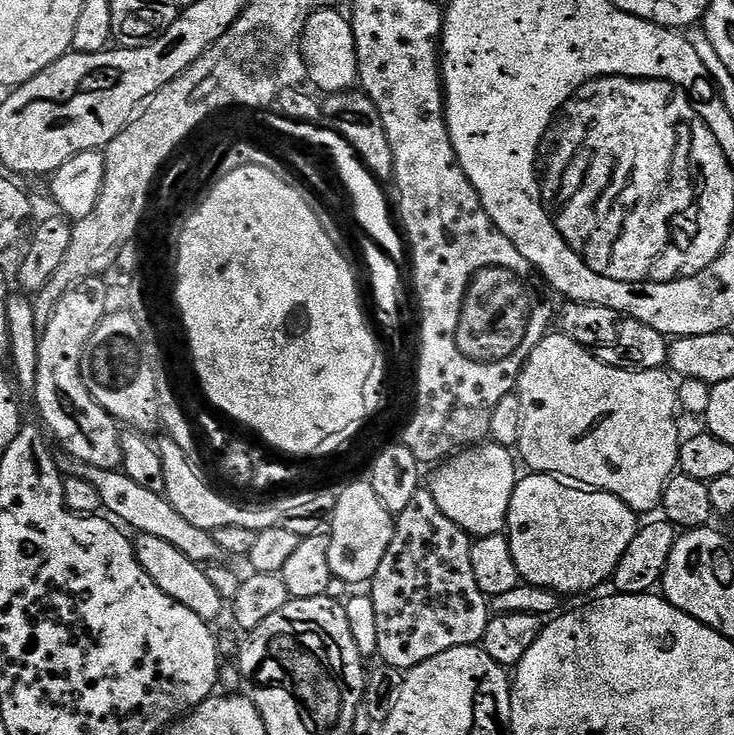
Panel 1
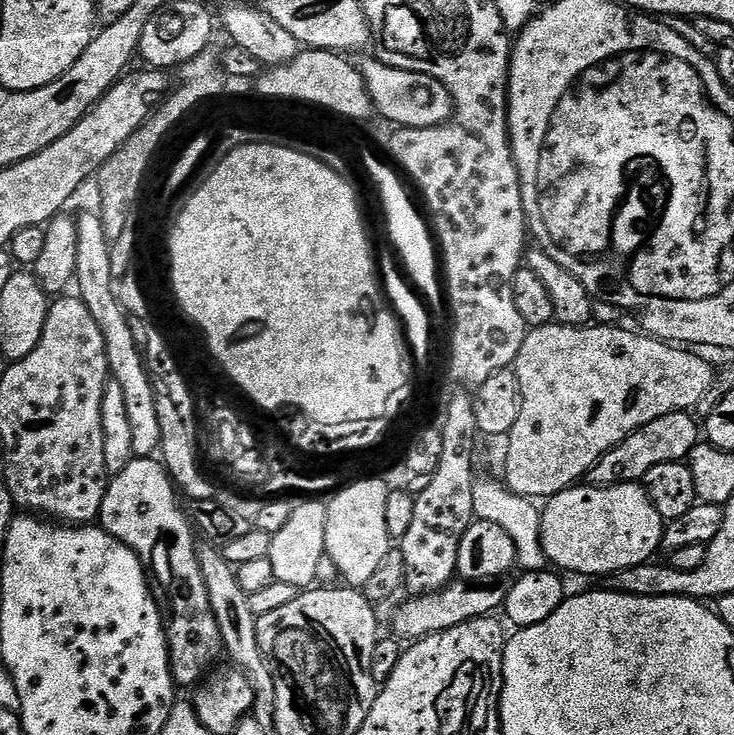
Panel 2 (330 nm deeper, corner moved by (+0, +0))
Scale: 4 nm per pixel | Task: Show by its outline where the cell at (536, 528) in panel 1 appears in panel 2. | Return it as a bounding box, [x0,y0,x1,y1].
[541,483,666,577]

